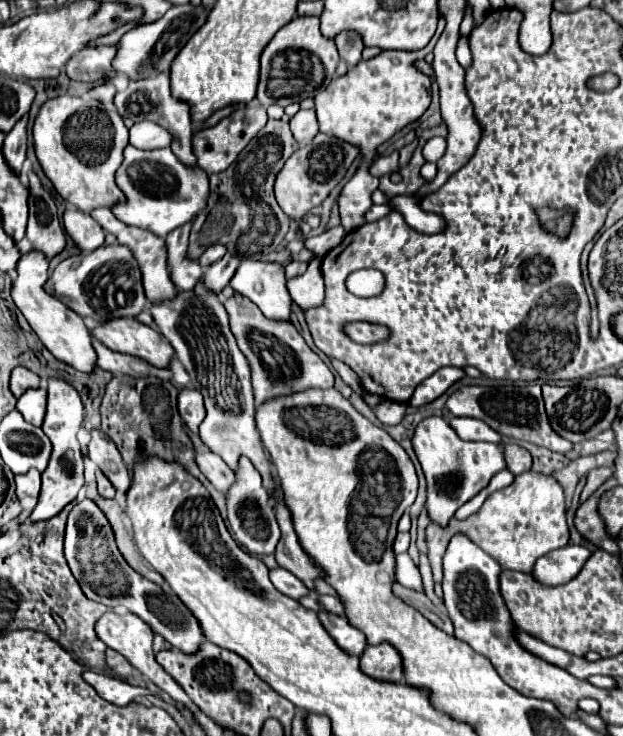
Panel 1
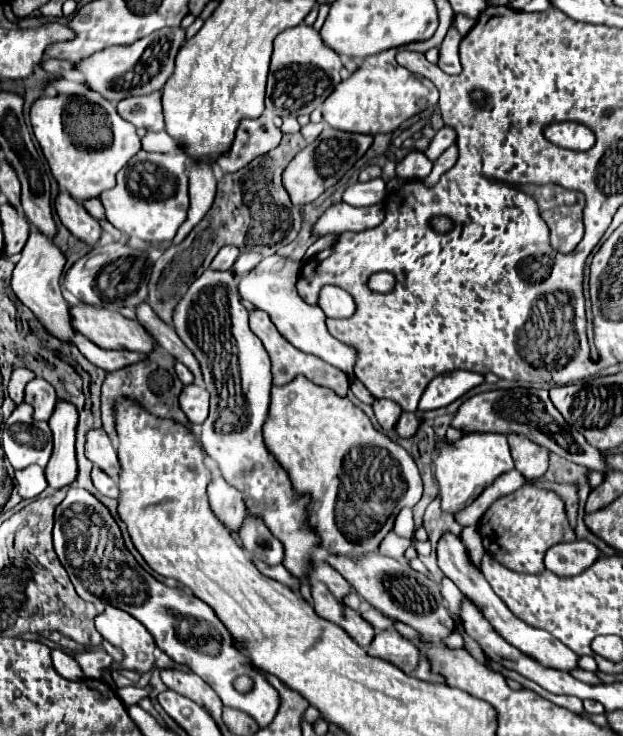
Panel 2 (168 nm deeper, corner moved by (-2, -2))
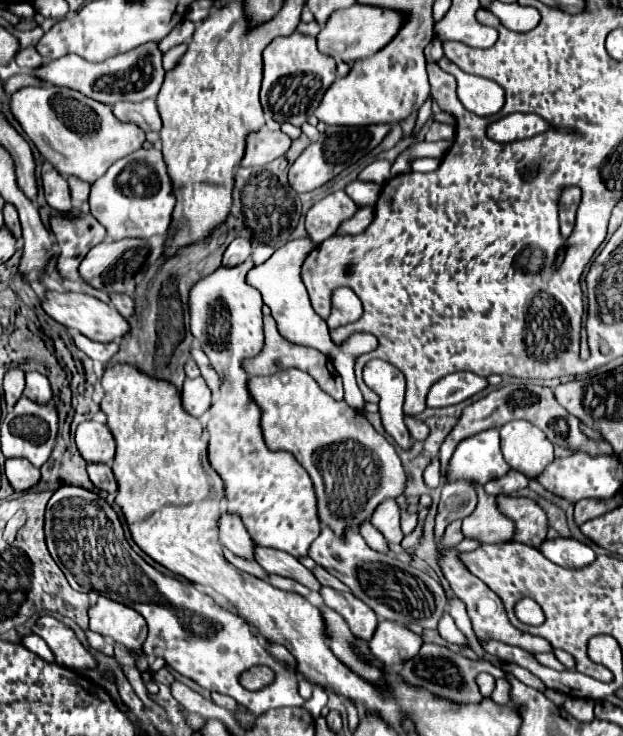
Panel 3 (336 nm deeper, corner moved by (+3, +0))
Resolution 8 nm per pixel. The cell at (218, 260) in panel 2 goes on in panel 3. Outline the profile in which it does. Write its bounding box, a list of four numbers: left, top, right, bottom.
[221,239,251,267]

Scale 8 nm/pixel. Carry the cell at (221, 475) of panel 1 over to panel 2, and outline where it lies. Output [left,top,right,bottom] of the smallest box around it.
[208,477,246,533]

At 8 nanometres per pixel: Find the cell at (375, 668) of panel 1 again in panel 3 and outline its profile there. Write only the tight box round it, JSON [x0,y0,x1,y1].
[367,621,421,671]

